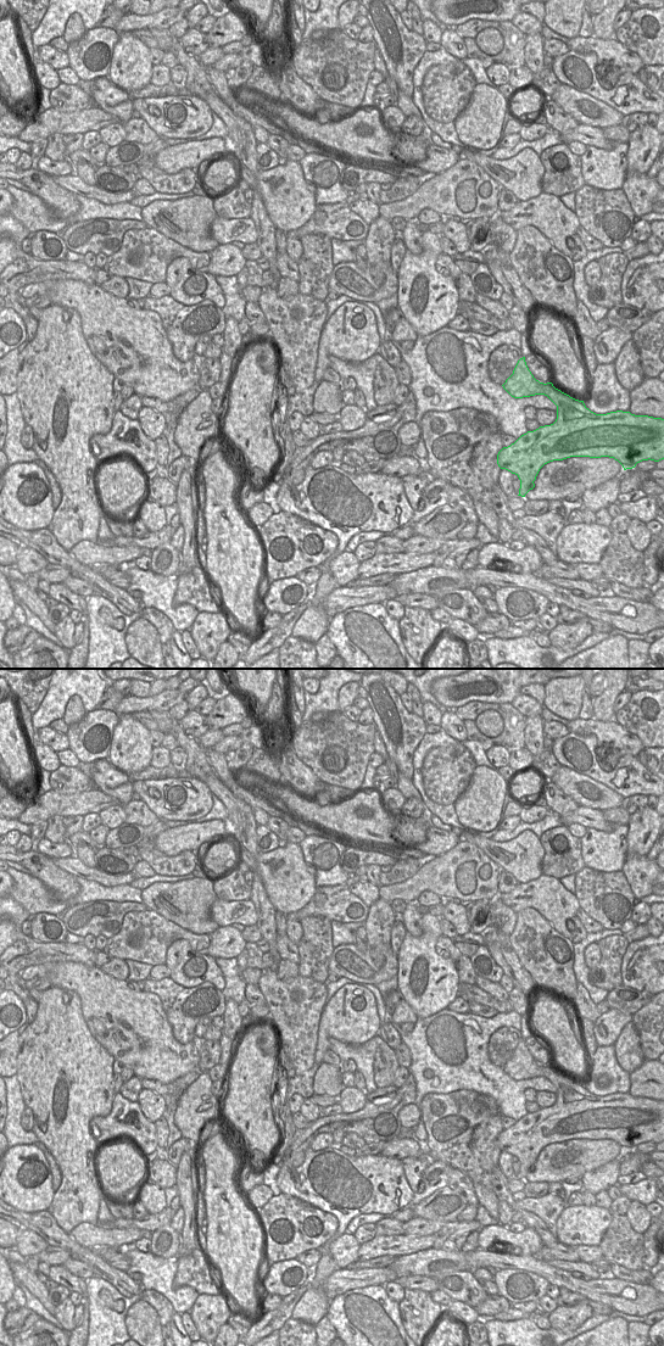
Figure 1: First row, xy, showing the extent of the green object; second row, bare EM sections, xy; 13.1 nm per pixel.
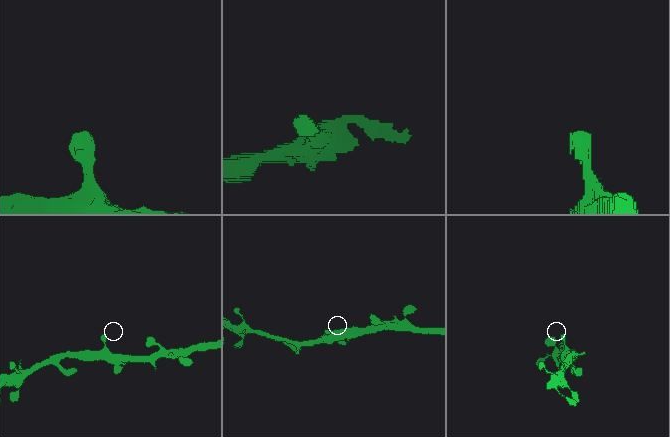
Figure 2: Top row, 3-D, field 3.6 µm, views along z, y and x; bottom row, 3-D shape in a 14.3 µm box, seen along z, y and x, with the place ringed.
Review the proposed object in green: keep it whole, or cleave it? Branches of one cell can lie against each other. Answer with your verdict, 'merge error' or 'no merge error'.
no merge error

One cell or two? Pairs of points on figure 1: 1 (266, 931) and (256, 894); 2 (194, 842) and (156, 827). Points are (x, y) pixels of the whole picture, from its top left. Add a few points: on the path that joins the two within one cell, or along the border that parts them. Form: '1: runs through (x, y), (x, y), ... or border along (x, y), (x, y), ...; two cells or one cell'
1: runs through (266, 922), (266, 911), (262, 903); one cell
2: border along (154, 841), (167, 855), (187, 849); two cells

